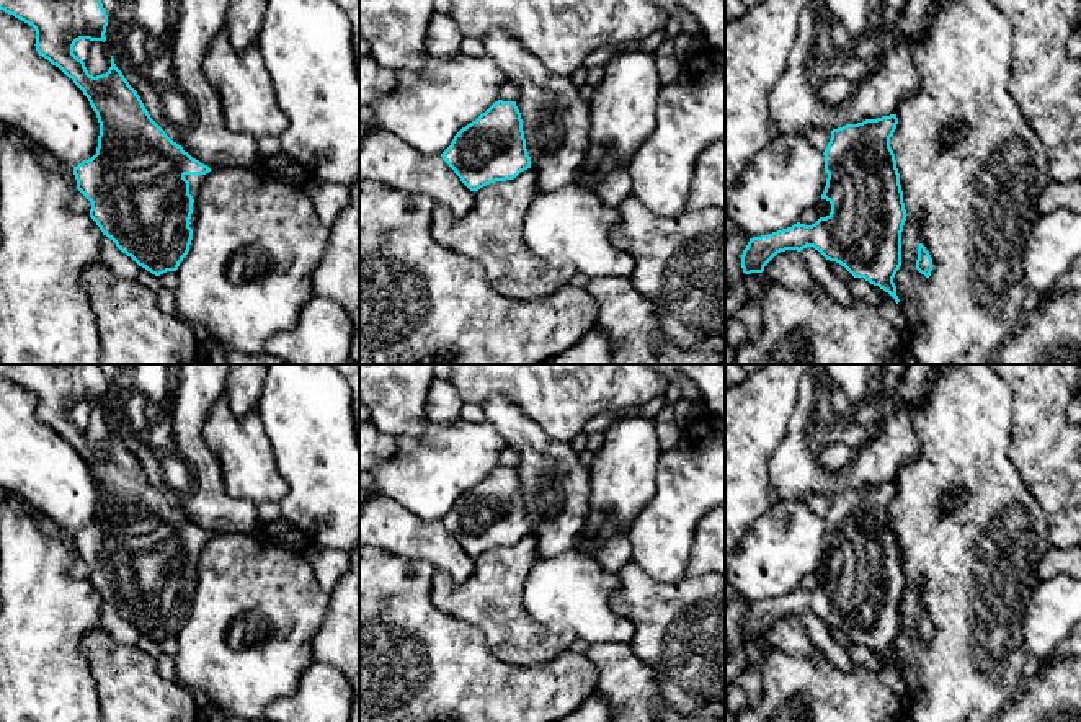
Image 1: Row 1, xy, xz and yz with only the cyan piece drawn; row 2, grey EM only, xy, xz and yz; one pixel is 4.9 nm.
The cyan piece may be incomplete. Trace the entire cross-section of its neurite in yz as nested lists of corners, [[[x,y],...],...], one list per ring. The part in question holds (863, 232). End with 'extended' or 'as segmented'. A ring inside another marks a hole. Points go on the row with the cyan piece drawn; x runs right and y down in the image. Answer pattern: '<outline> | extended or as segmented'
[[[890,114],[833,129],[823,152],[828,178],[821,201],[816,204],[820,219],[812,225],[797,222],[769,235],[750,238],[741,255],[743,273],[763,273],[777,253],[813,247],[826,260],[844,266],[854,278],[864,278],[888,292],[898,304],[893,278],[901,266],[901,232],[908,214],[890,147],[896,124],[896,114]]] | extended

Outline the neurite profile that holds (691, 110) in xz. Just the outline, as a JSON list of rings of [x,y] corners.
[[[697,47],[676,80],[661,85],[655,127],[629,163],[630,194],[656,216],[679,216],[704,149],[725,139],[725,52]]]

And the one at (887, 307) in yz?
[[[874,286],[875,292],[880,296],[880,304],[877,305],[877,310],[898,330],[901,332],[906,325],[906,319],[900,312],[898,304],[895,299],[880,289],[879,286]]]

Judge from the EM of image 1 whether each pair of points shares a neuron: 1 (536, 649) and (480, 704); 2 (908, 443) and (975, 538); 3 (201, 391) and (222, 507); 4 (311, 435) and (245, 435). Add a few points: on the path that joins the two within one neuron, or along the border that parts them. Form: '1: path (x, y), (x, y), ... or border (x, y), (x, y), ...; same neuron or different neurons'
1: border (487, 644), (518, 665), (556, 657); different neurons
2: border (910, 418), (918, 454), (903, 464), (895, 479); different neurons
3: path (191, 420), (191, 450), (200, 458), (206, 477); same neuron
4: border (255, 409), (280, 471); different neurons

